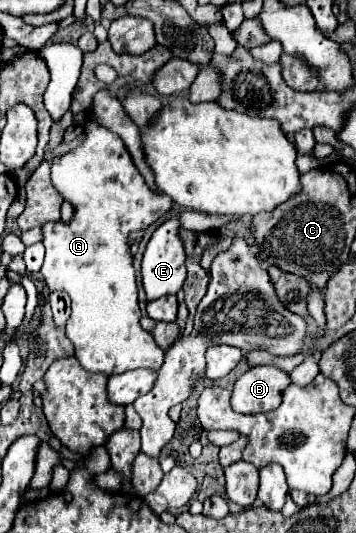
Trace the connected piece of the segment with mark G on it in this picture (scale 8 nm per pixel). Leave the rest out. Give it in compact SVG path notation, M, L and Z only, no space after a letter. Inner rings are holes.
M94 115L86 119L86 137L82 145L52 161L52 183L62 193L62 197L74 205L74 219L70 223L58 221L42 227L46 259L40 273L44 275L44 281L50 289L66 291L72 299L72 315L66 323L66 335L74 343L80 365L86 371L102 371L106 375L140 367L158 371L164 361L164 351L154 345L154 339L138 323L140 307L136 295L136 273L128 249L128 233L152 225L172 207L172 199L152 191L146 185L144 177L138 173L138 169L134 169L122 139L98 125Z

